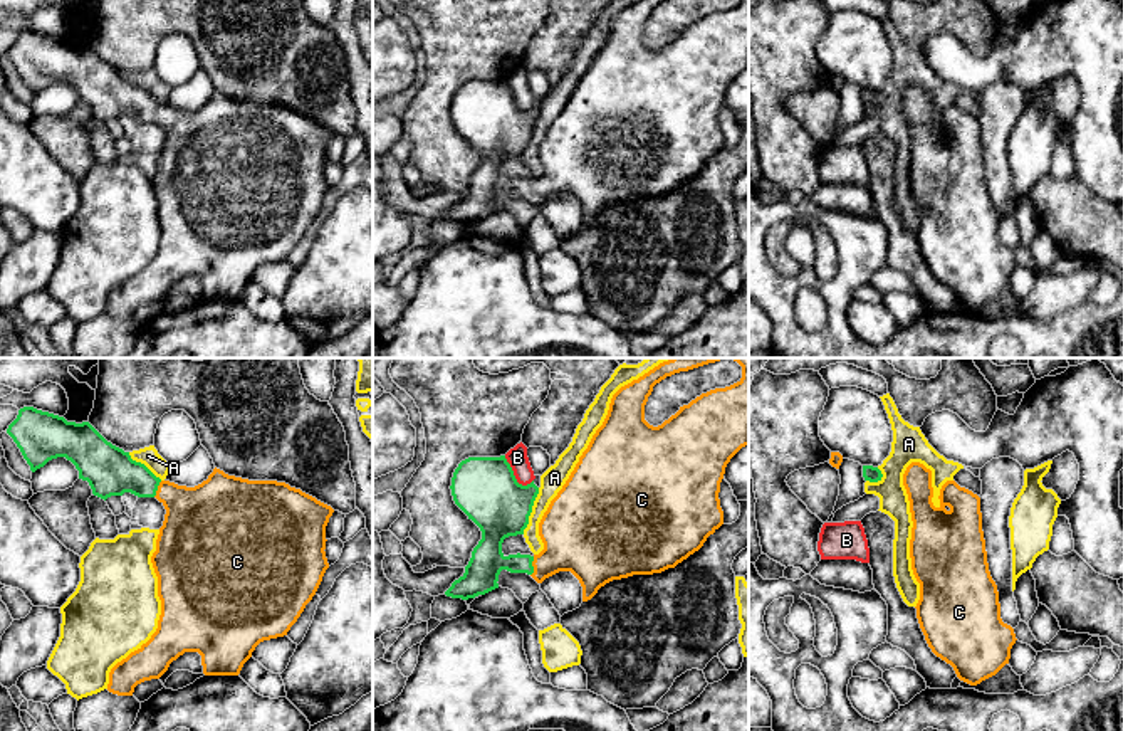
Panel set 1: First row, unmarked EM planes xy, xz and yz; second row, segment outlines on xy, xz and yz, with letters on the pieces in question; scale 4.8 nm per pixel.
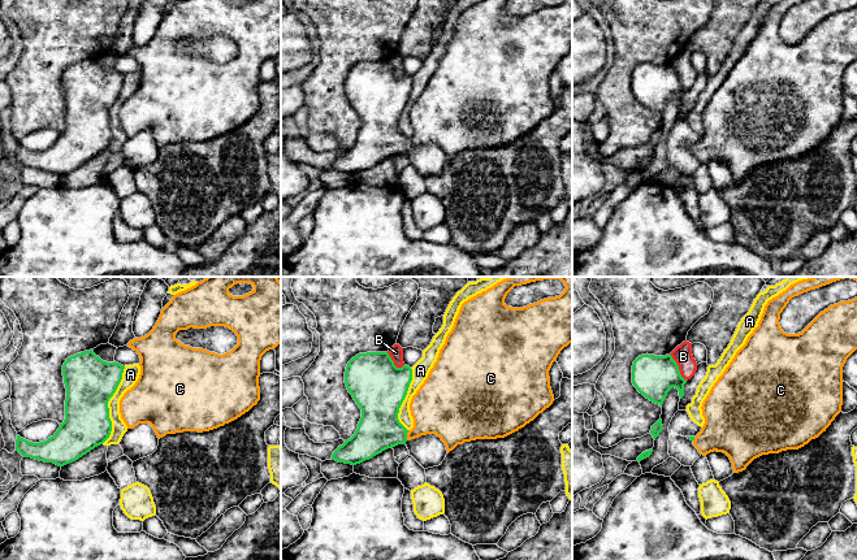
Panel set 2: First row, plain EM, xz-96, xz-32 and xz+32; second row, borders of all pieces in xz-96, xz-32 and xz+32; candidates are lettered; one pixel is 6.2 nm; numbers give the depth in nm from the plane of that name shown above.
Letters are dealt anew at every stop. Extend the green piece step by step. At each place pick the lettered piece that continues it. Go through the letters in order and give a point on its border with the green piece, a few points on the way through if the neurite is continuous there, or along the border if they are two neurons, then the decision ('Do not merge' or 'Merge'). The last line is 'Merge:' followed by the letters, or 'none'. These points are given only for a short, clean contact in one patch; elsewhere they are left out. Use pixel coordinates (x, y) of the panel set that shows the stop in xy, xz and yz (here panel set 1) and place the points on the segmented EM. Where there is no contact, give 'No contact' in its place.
A: Touches green at xz (531, 511). Do not merge
B: Touches green at xz (514, 476). Boundary: xz (504, 456), (519, 483), (529, 484), (532, 481). Do not merge
C: Touches green at xz (532, 567). Path across: xz (487, 560), (532, 567), (544, 565), (576, 538). Merge
Merge: C

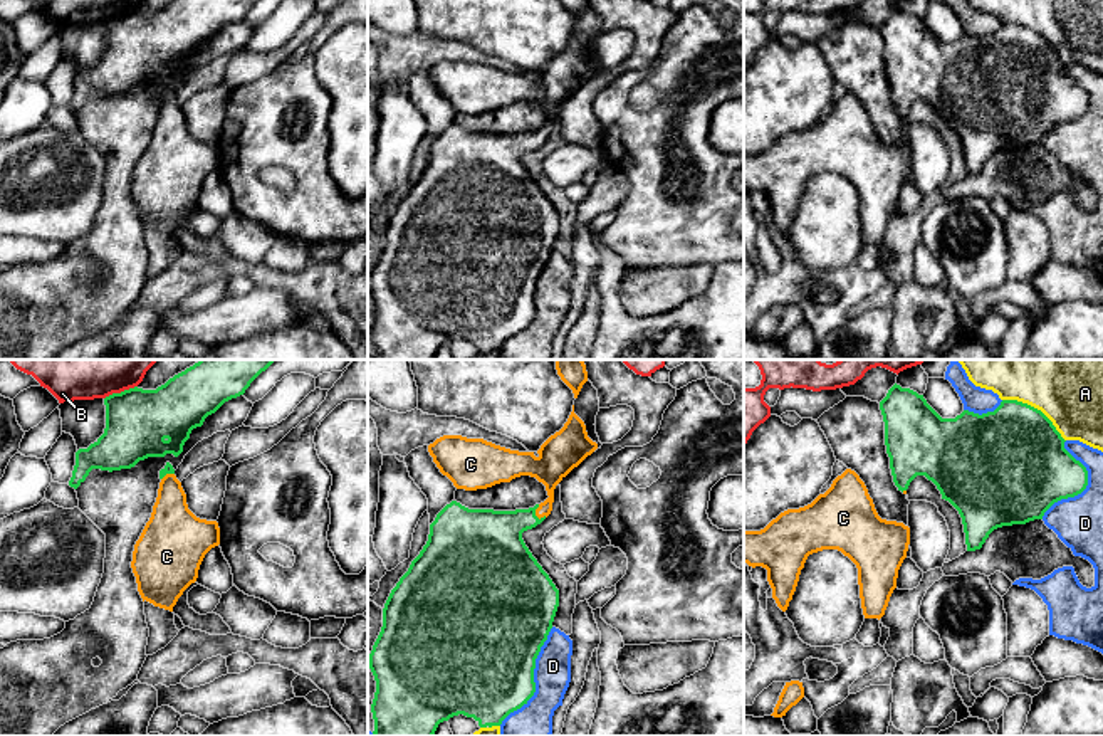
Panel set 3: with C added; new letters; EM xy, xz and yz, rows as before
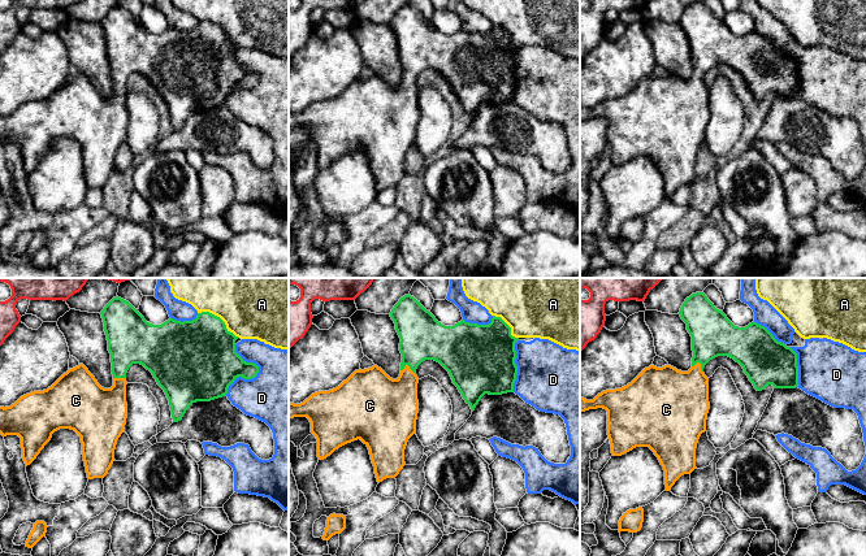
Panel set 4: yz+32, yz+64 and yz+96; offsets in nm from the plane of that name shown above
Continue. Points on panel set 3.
A: Touches green at yz (1036, 409). Do not merge
B: Touches green at xy (121, 392). Do not merge
C: Touches green at xz (534, 513). Path across: xz (491, 541), (509, 525), (534, 513), (551, 498), (553, 464). Merge
D: Touches green at xz (533, 678). Do not merge
Merge: C

